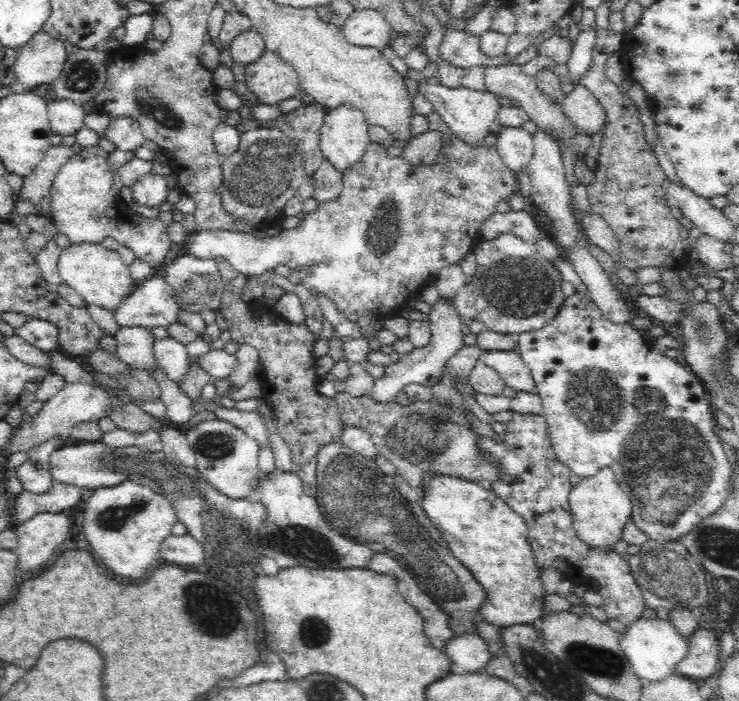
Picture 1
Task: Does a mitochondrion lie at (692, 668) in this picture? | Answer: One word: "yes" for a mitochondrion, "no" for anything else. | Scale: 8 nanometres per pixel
no

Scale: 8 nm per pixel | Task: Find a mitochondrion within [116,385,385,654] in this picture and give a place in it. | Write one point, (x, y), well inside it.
(301, 542)

